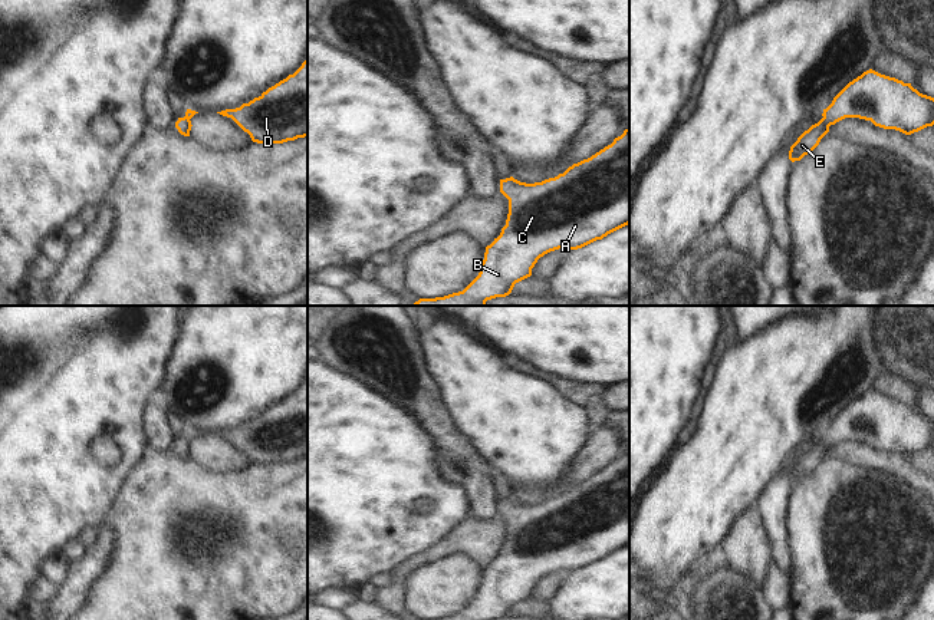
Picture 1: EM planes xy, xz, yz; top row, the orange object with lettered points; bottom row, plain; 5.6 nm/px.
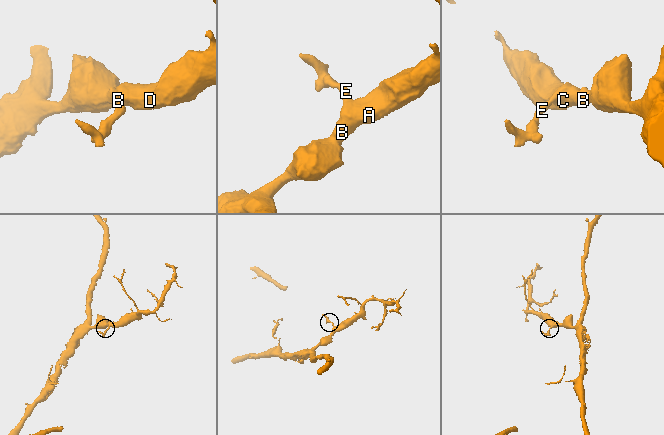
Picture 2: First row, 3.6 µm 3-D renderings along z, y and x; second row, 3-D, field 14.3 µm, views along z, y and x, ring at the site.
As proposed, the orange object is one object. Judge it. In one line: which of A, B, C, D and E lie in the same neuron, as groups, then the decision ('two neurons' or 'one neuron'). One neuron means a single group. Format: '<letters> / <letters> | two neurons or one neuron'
A B C D E | one neuron

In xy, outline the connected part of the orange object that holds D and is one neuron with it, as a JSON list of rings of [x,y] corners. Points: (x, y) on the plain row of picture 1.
[[[308,380],[293,396],[269,409],[259,419],[217,435],[231,439],[257,465],[283,465],[308,458]]]

